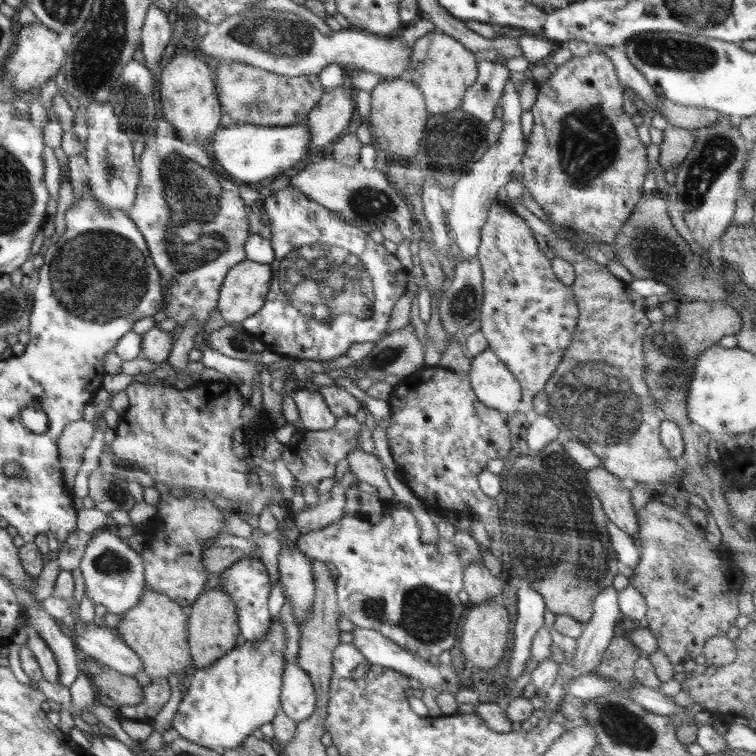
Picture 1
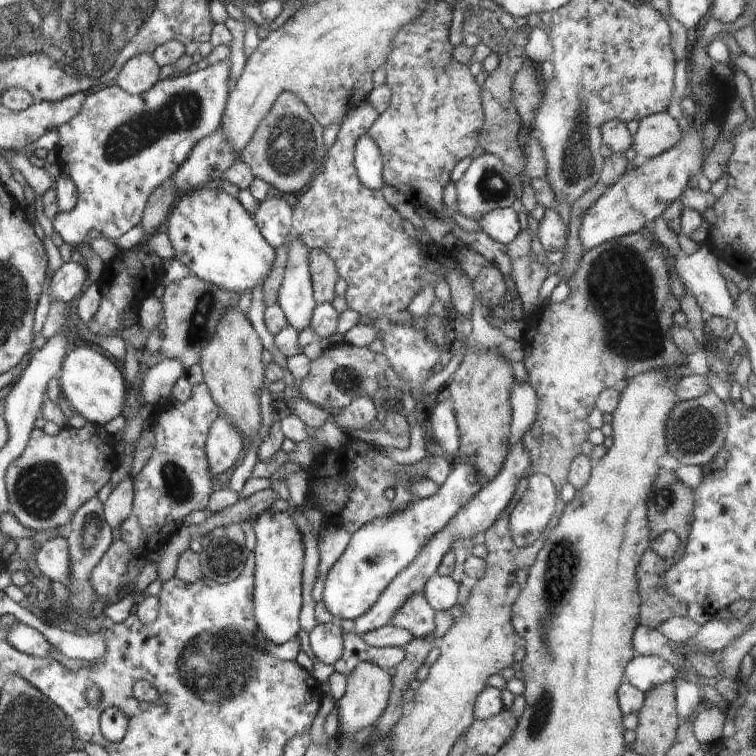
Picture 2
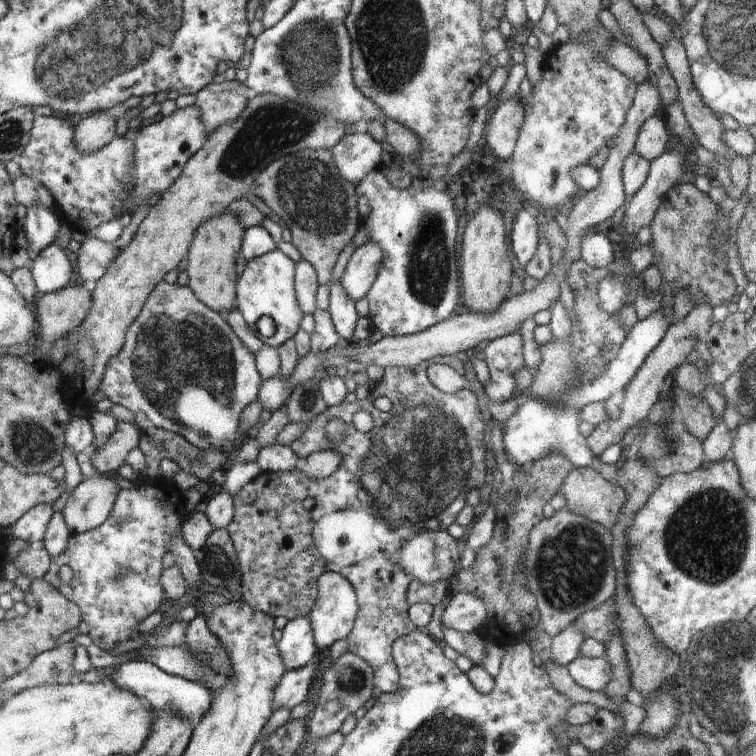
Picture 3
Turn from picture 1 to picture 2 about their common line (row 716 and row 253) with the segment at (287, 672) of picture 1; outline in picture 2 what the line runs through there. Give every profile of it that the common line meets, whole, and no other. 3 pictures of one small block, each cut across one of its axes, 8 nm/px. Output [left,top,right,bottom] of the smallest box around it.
[277,236,317,334]

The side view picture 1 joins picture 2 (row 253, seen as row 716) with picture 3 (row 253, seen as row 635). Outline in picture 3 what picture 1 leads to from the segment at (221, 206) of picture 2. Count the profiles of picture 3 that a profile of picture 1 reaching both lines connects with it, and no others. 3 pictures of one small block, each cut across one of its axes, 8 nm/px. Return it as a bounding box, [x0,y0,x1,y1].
[235,248,304,347]

